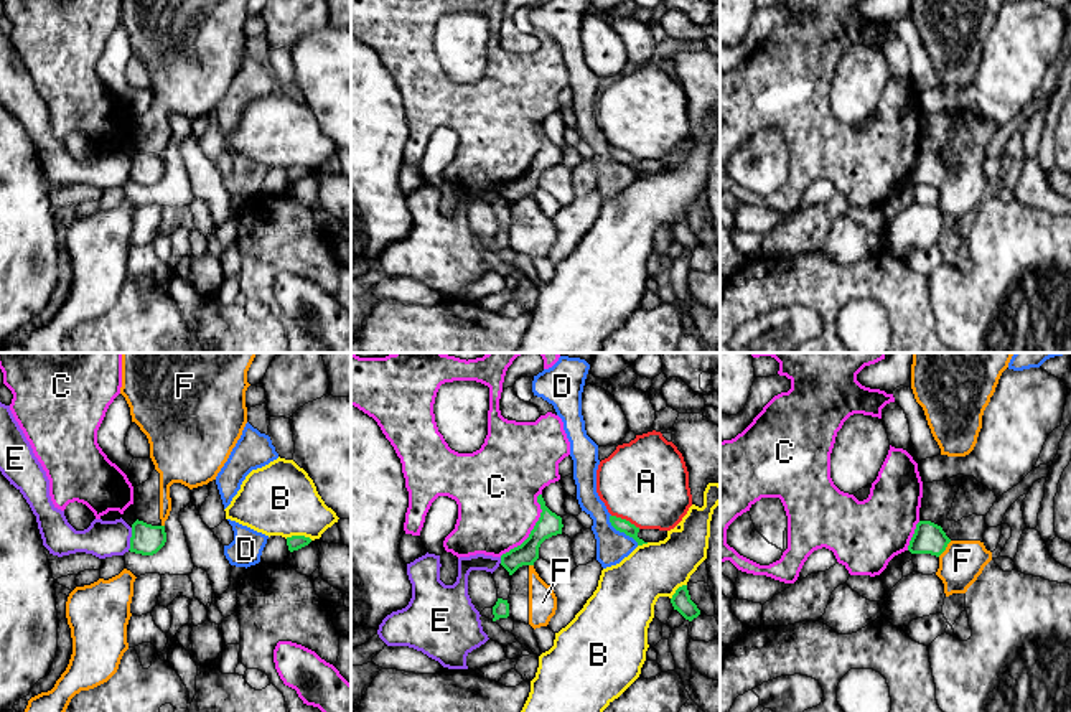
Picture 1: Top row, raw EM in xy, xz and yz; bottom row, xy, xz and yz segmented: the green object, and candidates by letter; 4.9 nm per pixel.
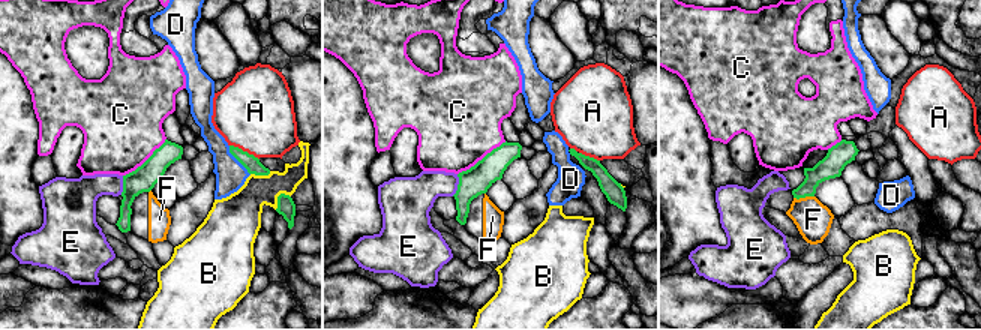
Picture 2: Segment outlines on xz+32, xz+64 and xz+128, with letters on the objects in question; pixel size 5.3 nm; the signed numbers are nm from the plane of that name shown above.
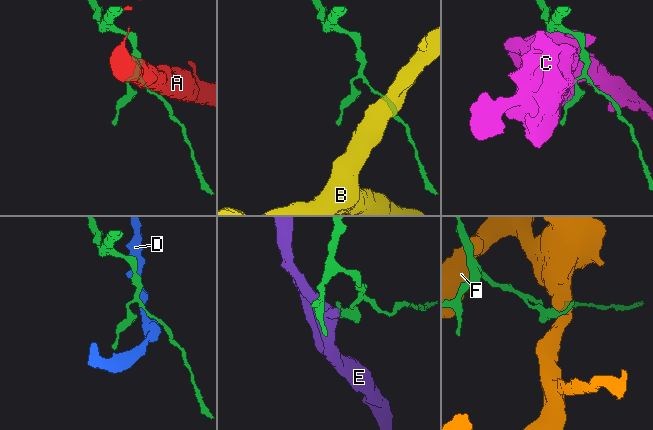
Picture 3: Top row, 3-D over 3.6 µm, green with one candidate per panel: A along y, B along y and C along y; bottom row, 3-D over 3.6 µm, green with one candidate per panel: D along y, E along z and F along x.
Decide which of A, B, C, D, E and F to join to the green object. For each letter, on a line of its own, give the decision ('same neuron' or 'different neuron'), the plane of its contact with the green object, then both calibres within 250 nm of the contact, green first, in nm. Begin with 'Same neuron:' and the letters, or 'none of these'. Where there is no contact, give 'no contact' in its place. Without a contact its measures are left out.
Same neuron: none of these
A: different neuron; contact in xz; calibres 70 and 420 nm
B: different neuron; contact in xy; calibres 70 and 360 nm
C: different neuron; contact in xz; calibres 120 and 400 nm
D: different neuron; contact in xz; calibres 70 and 160 nm
E: different neuron; contact in xy; calibres 150 and 180 nm
F: different neuron; contact in yz; calibres 150 and 200 nm

